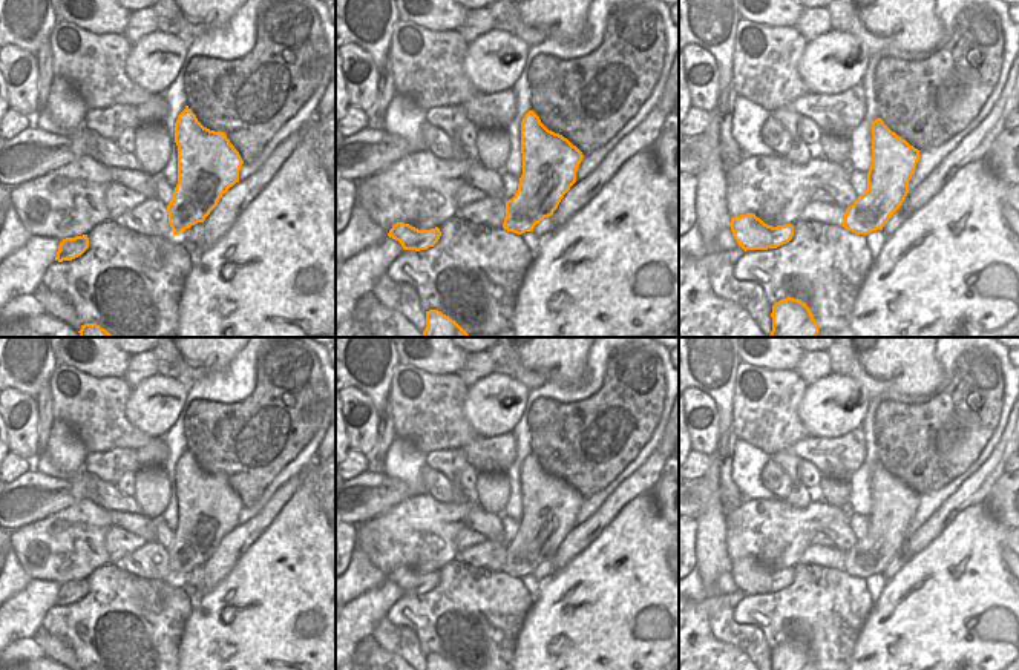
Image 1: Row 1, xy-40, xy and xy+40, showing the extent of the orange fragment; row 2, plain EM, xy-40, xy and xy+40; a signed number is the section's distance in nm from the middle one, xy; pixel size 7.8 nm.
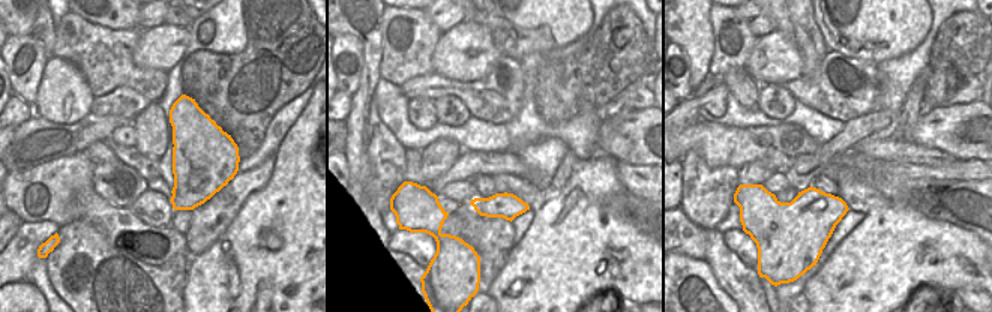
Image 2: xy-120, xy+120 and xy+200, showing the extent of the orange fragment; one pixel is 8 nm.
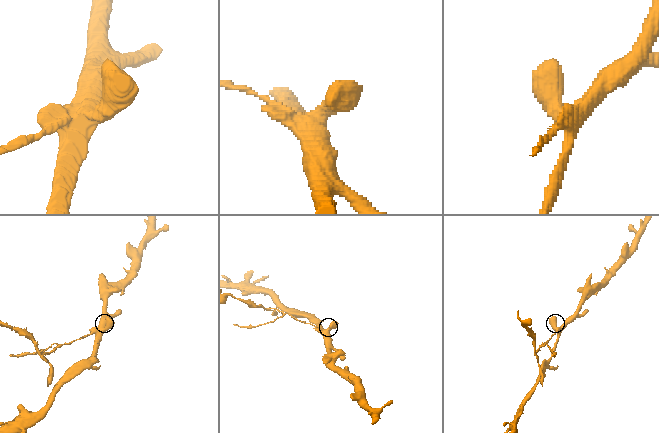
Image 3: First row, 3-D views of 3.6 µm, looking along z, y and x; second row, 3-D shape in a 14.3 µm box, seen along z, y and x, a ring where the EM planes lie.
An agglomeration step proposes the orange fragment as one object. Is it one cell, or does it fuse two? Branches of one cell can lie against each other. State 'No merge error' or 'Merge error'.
Merge error.

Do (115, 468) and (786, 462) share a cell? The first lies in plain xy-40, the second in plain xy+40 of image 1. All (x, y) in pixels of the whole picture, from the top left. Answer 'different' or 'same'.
same

